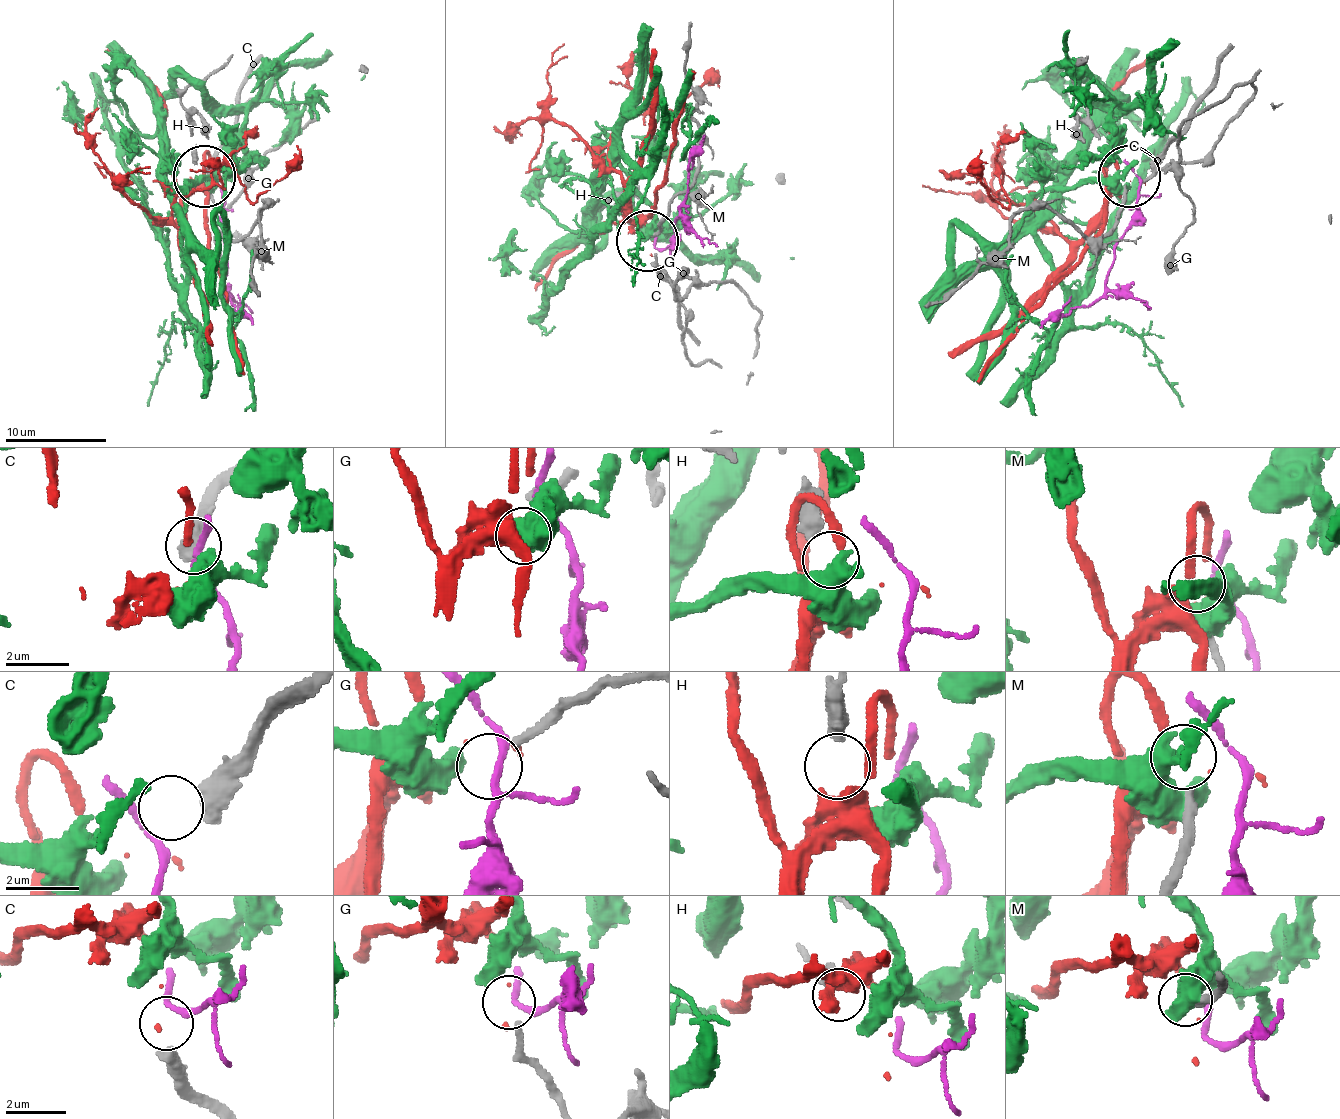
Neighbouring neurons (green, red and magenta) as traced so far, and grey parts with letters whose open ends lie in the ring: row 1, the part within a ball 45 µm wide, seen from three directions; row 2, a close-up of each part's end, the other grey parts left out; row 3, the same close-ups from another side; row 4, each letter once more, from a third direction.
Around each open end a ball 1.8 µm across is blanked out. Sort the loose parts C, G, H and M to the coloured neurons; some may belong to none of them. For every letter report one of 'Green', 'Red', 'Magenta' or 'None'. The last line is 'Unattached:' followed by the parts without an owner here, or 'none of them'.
C: None
G: None
H: None
M: None
Unattached: C, G, H, M

